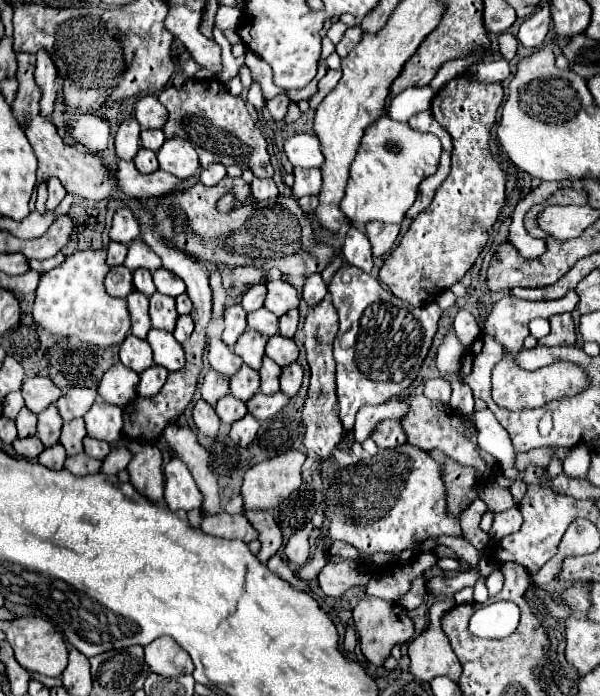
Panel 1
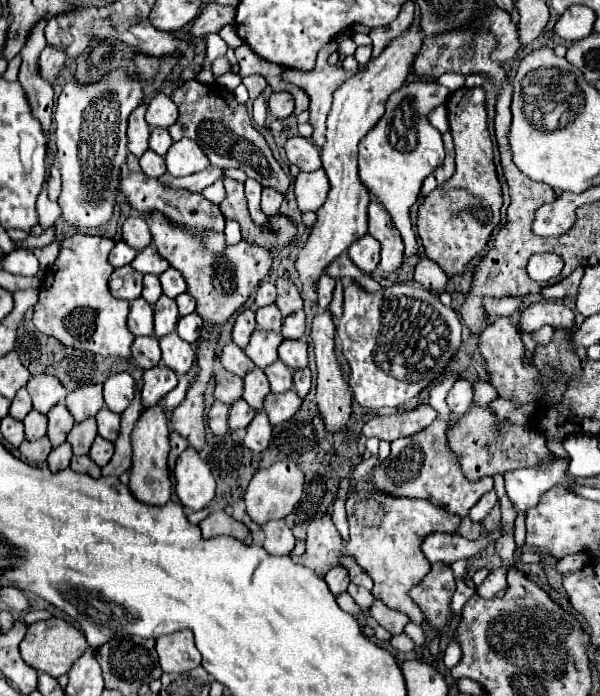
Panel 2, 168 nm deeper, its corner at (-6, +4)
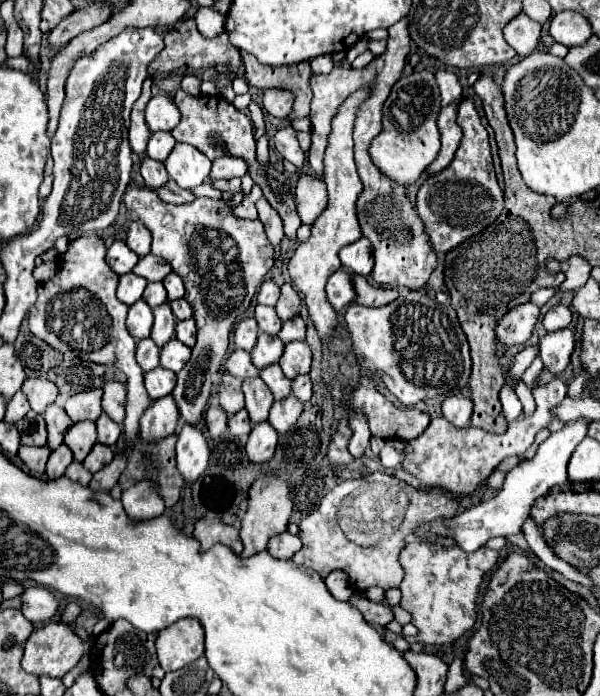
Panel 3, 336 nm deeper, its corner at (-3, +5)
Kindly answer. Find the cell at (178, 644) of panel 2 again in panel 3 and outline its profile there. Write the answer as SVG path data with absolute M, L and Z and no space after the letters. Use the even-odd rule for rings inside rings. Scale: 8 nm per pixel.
M182 618L182 620L170 624L156 638L156 654L158 654L160 666L166 672L180 670L186 664L194 662L196 658L200 658L204 654L204 632L202 632L202 624L198 624L198 620L194 620L194 618Z

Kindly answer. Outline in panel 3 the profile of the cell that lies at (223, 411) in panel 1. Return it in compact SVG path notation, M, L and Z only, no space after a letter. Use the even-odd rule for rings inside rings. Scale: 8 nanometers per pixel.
M240 410L240 412L232 414L232 416L228 418L228 428L230 428L230 434L234 434L234 436L250 434L250 430L252 430L252 424L250 424L248 412L246 412L246 410Z

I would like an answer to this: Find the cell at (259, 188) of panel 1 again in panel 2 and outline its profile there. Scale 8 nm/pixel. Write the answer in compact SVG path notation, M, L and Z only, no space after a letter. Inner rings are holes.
M265 187L265 189L263 189L261 209L263 209L263 213L265 213L267 217L271 217L271 215L275 215L275 213L279 211L281 201L283 201L283 195L281 195L281 193L277 193L275 189L269 189L269 187Z

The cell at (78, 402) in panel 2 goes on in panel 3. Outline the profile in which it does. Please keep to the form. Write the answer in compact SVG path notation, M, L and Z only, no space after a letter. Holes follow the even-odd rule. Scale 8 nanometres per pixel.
M102 388L74 394L74 396L66 402L66 412L68 412L68 416L72 418L72 422L82 422L82 420L92 420L92 422L96 422L98 416L102 414L100 398L102 398Z

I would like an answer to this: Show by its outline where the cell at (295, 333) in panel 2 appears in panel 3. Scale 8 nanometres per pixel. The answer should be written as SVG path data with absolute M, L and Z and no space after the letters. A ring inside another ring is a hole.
M296 316L296 318L288 320L288 322L284 322L284 326L282 326L282 330L280 330L278 336L286 344L288 342L296 342L296 340L304 340L304 336L306 336L306 324L304 324L304 320L300 316Z

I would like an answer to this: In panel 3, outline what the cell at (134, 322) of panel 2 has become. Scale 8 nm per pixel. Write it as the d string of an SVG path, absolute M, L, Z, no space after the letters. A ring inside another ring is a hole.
M138 300L136 304L132 304L126 326L134 340L148 338L150 330L152 330L152 308L144 300Z

